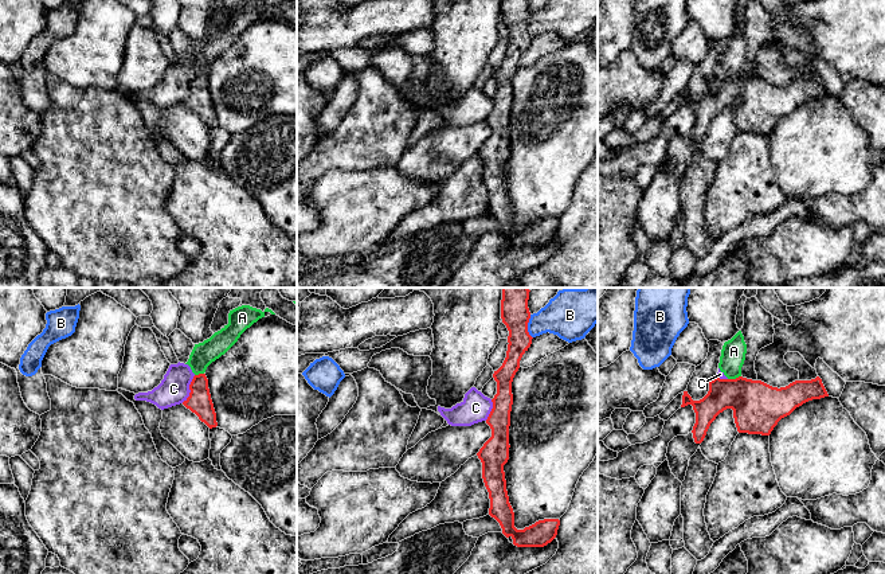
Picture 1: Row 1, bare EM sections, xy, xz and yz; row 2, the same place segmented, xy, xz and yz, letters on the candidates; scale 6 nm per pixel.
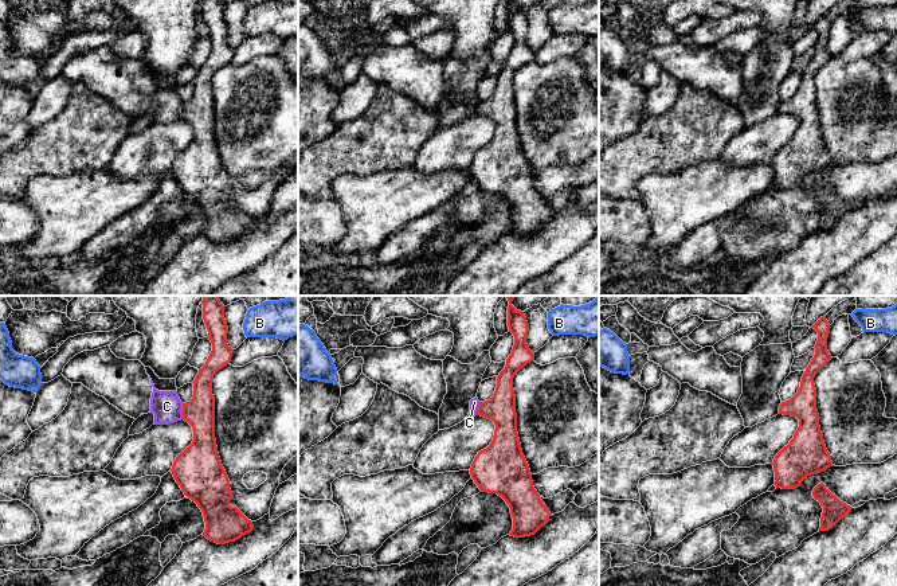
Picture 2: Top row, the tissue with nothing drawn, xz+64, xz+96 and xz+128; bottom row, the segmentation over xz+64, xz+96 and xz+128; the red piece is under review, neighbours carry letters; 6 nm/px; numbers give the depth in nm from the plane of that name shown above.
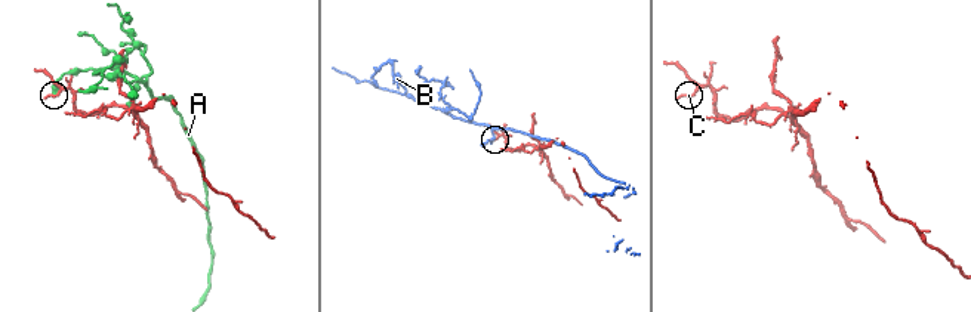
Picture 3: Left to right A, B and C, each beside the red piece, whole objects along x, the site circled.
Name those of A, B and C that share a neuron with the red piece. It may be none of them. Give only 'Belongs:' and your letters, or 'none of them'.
Belongs: none of them

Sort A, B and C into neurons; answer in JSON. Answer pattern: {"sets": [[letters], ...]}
{"sets": [["A", "C"], ["B"]]}

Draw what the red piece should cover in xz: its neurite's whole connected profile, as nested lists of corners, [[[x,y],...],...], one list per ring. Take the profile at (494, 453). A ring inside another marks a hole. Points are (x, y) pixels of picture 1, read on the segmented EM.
[[[502,288],[501,319],[509,331],[508,336],[509,344],[506,358],[502,366],[493,374],[493,378],[497,382],[497,394],[492,399],[493,409],[486,419],[486,423],[492,429],[492,437],[483,444],[477,456],[482,462],[482,479],[489,492],[490,499],[489,515],[500,523],[502,534],[506,538],[510,536],[513,539],[513,544],[517,547],[544,547],[556,538],[560,520],[544,519],[536,522],[529,527],[525,527],[524,530],[517,530],[514,527],[514,512],[509,503],[505,472],[504,472],[504,465],[509,460],[509,448],[510,448],[509,426],[510,426],[510,411],[513,405],[512,382],[516,372],[520,368],[520,360],[530,347],[533,339],[528,332],[528,323],[530,319],[530,312],[528,308],[529,292],[530,290],[528,288]]]

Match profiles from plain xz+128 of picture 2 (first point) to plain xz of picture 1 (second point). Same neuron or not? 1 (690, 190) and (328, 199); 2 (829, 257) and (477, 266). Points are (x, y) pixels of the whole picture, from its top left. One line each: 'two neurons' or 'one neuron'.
1: one neuron
2: one neuron

